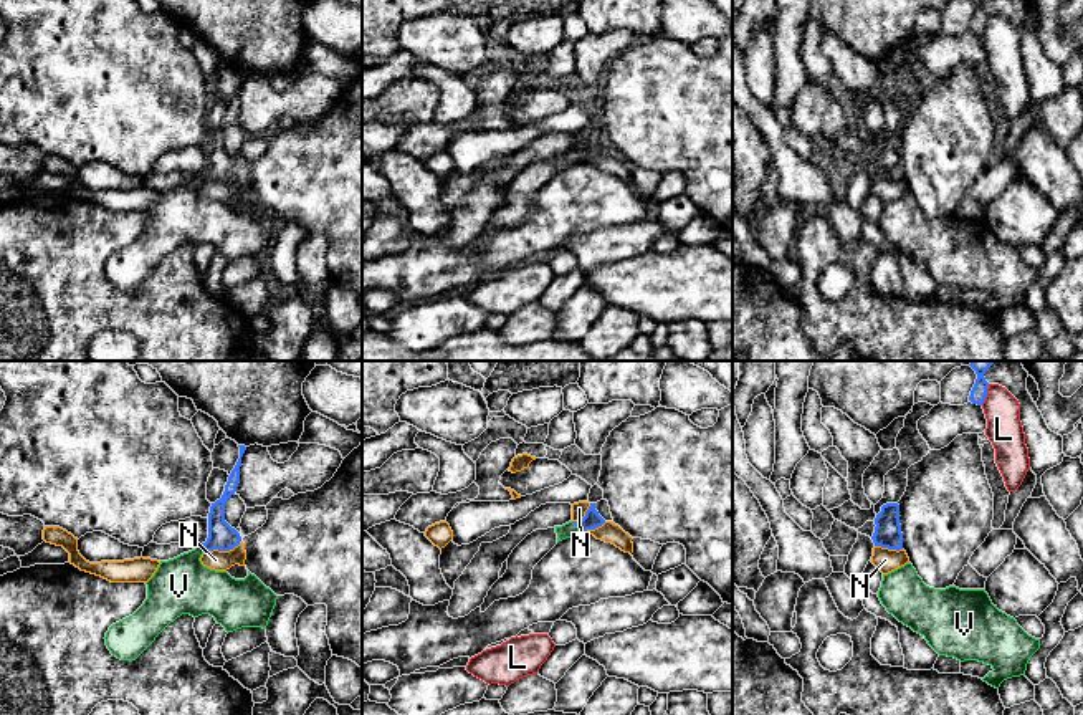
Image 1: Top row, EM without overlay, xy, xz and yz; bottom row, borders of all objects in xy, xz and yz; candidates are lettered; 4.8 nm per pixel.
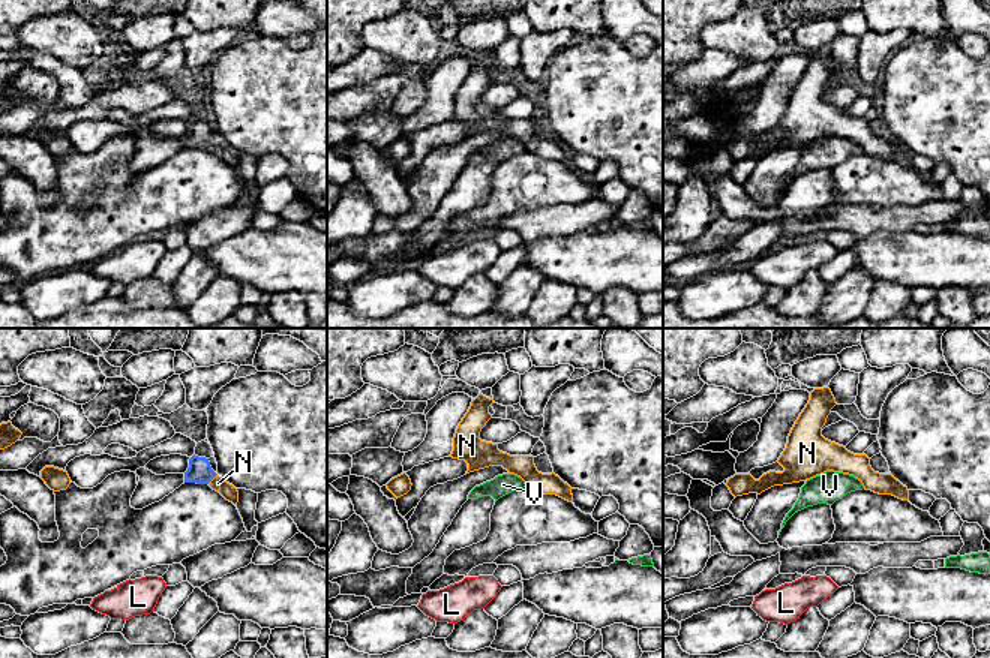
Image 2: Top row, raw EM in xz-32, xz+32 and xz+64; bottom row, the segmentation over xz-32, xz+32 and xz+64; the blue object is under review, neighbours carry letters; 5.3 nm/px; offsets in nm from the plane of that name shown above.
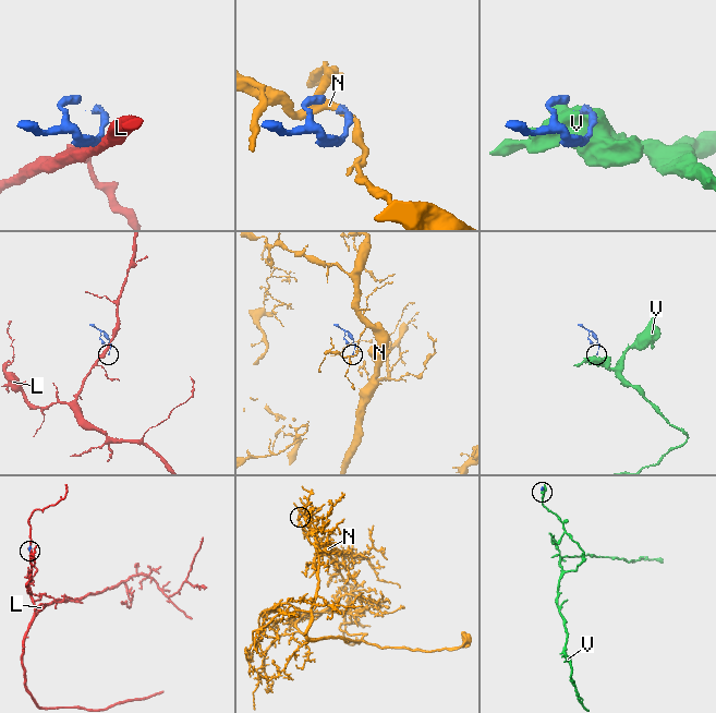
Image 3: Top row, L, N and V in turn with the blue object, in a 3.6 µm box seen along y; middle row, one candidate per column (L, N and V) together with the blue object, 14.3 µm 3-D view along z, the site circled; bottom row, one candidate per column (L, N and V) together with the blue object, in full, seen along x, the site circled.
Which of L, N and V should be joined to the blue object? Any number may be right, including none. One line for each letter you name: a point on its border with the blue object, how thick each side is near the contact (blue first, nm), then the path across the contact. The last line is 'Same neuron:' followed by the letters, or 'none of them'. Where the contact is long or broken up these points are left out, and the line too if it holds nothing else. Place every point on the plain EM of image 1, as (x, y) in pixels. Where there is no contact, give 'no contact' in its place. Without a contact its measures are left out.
V: xz (576, 154) | 90/70 nm | across xz (592, 149), (576, 154), (567, 159)
Same neuron: V

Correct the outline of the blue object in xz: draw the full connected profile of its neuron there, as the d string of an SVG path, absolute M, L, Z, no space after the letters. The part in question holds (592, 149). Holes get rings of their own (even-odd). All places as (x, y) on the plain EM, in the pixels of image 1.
M590 132L590 136L585 141L585 146L582 149L569 151L562 156L556 156L557 172L565 167L570 167L574 164L579 164L582 161L595 159L595 157L602 156L604 152L605 152L605 149L595 139L595 132Z

